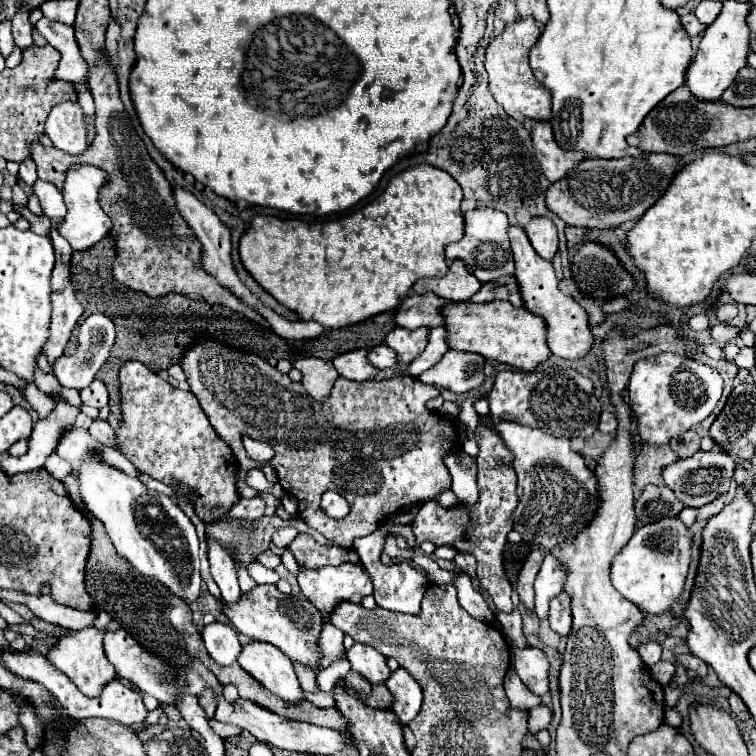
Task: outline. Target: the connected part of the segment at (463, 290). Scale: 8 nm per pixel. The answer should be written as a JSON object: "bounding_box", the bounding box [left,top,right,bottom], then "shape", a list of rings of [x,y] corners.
{"bounding_box":[413,260,481,302],"shape":[[[453,260],[449,266],[449,272],[443,278],[421,278],[413,284],[415,294],[433,292],[437,296],[443,296],[449,302],[469,300],[479,288],[481,288],[481,282],[471,272],[467,272],[461,260]]]}

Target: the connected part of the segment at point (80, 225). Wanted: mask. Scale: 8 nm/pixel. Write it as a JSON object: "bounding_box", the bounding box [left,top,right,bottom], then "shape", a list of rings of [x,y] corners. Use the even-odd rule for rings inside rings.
{"bounding_box":[59,164,111,250],"shape":[[[73,164],[67,170],[67,178],[63,184],[63,200],[67,206],[67,216],[63,220],[63,226],[59,226],[59,234],[67,238],[67,242],[73,246],[73,250],[87,250],[93,244],[97,244],[103,236],[111,232],[111,220],[105,216],[105,212],[99,206],[99,190],[107,184],[107,172],[103,168],[91,166],[91,164]]]}

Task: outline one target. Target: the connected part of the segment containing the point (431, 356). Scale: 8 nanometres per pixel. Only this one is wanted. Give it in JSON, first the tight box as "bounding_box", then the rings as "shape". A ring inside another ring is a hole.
{"bounding_box":[403,328,449,378],"shape":[[[431,328],[429,336],[427,336],[427,348],[423,350],[423,354],[419,358],[415,358],[403,372],[403,376],[413,376],[417,378],[421,372],[429,370],[433,364],[437,364],[437,360],[441,360],[441,356],[449,350],[447,342],[445,342],[445,328]]]}

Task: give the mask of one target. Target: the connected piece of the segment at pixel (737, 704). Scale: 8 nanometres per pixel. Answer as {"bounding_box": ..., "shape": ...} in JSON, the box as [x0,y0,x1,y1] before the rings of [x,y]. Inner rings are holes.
{"bounding_box":[729,694,749,720],"shape":[[[731,694],[731,696],[729,696],[729,704],[731,704],[731,712],[733,712],[739,720],[747,720],[747,718],[749,718],[749,710],[745,708],[745,702],[743,702],[737,694]]]}

